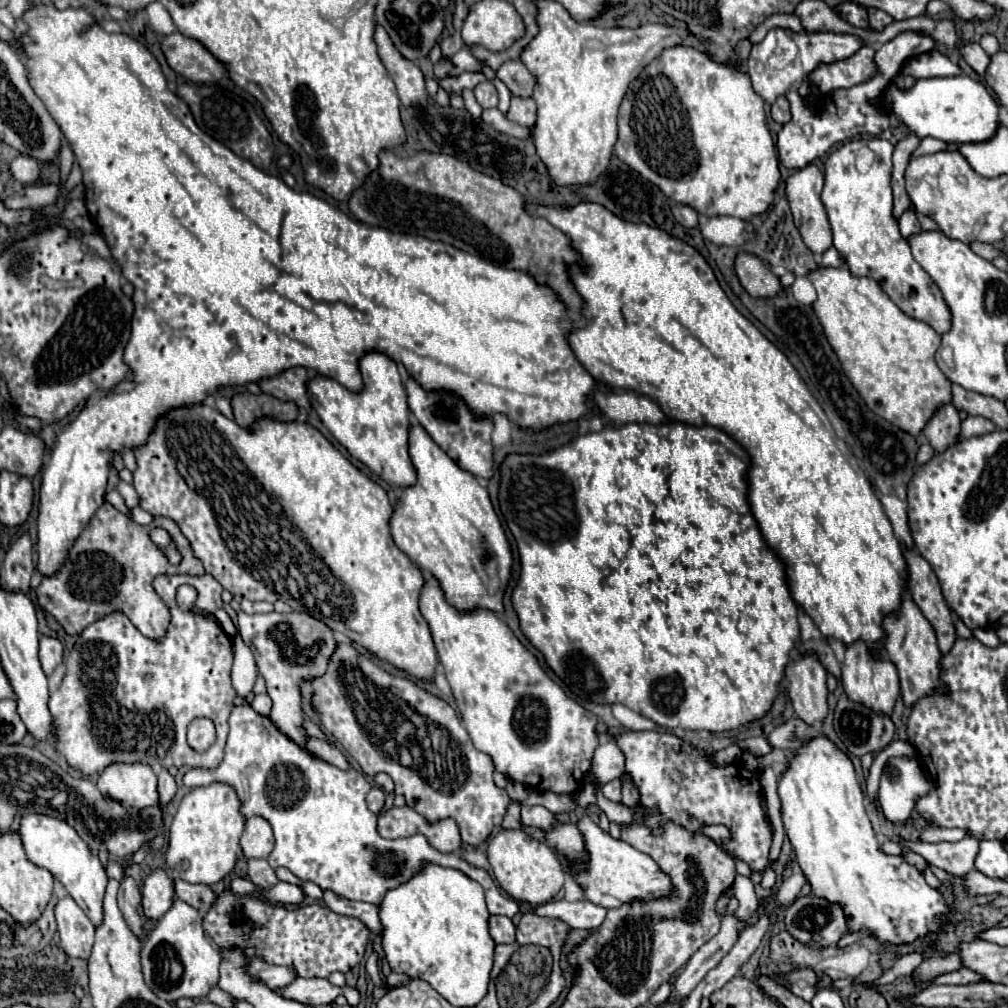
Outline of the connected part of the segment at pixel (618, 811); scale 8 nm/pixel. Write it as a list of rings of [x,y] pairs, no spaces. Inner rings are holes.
[[[597,791],[597,805],[603,809],[603,813],[607,815],[607,819],[611,823],[617,823],[619,827],[629,827],[635,821],[633,815],[631,815],[631,811],[629,811],[629,807],[605,799],[601,791]]]

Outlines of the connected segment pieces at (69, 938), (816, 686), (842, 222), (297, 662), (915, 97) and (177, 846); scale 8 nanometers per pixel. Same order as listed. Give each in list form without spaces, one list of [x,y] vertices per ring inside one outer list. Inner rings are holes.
[[[71,897],[59,899],[59,903],[55,905],[55,917],[61,937],[61,947],[65,949],[65,953],[69,957],[87,959],[95,935],[95,927],[91,919]]]
[[[803,657],[789,663],[785,669],[785,679],[789,681],[789,697],[793,701],[795,713],[807,723],[823,723],[827,717],[827,673],[815,657]]]
[[[859,139],[841,145],[829,155],[821,199],[833,229],[833,245],[851,275],[867,275],[875,279],[903,313],[931,325],[939,335],[943,335],[951,329],[949,305],[933,279],[929,279],[913,259],[911,247],[901,237],[899,223],[893,215],[891,153],[893,145],[885,139]],[[863,157],[869,157],[869,163],[865,163]]]
[[[239,611],[237,629],[247,645],[255,645],[253,653],[257,659],[257,669],[267,683],[267,695],[273,699],[269,719],[277,725],[277,729],[283,735],[287,735],[299,747],[305,747],[309,735],[303,727],[305,715],[301,701],[301,685],[305,681],[325,675],[329,659],[337,649],[333,631],[325,623],[299,611],[291,613],[273,611],[265,615],[247,615],[245,611]]]
[[[967,75],[919,79],[911,89],[899,91],[893,83],[883,95],[883,109],[891,111],[919,139],[935,137],[945,143],[983,143],[993,139],[999,125],[997,101],[987,93],[985,85]]]
[[[225,783],[195,787],[183,797],[169,829],[169,849],[165,855],[169,873],[175,879],[189,883],[219,883],[235,867],[243,831],[245,817],[241,813],[241,801],[233,787]]]

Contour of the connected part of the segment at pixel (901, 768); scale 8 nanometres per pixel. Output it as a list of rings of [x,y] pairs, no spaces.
[[[893,757],[887,761],[881,785],[879,785],[879,807],[887,821],[897,825],[907,825],[915,805],[933,789],[933,781],[927,781],[917,759]]]

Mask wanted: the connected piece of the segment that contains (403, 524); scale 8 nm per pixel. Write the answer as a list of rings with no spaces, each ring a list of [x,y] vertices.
[[[419,425],[411,427],[409,449],[417,471],[417,485],[403,489],[403,497],[395,505],[395,513],[391,517],[391,535],[395,545],[423,573],[439,581],[439,587],[445,593],[445,601],[459,613],[471,613],[475,609],[503,613],[503,595],[511,579],[513,555],[487,489],[481,487],[471,473],[457,467],[457,463],[453,463],[453,459],[449,459],[449,455],[445,455],[445,451],[441,451],[441,447]]]

